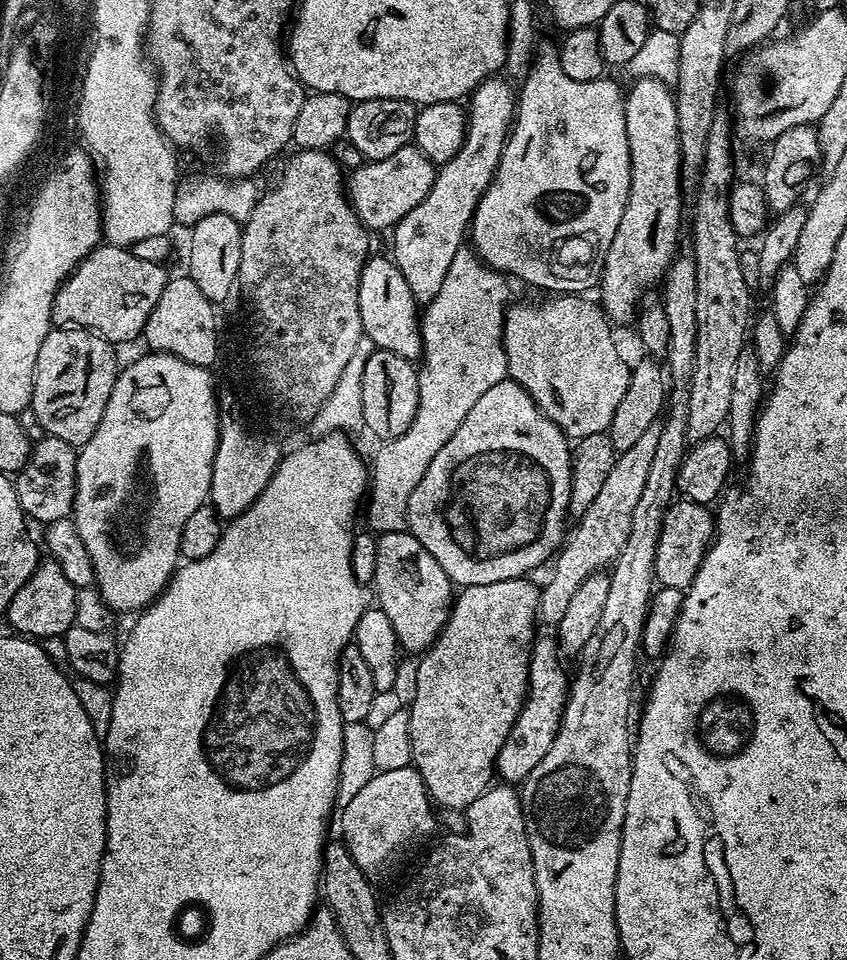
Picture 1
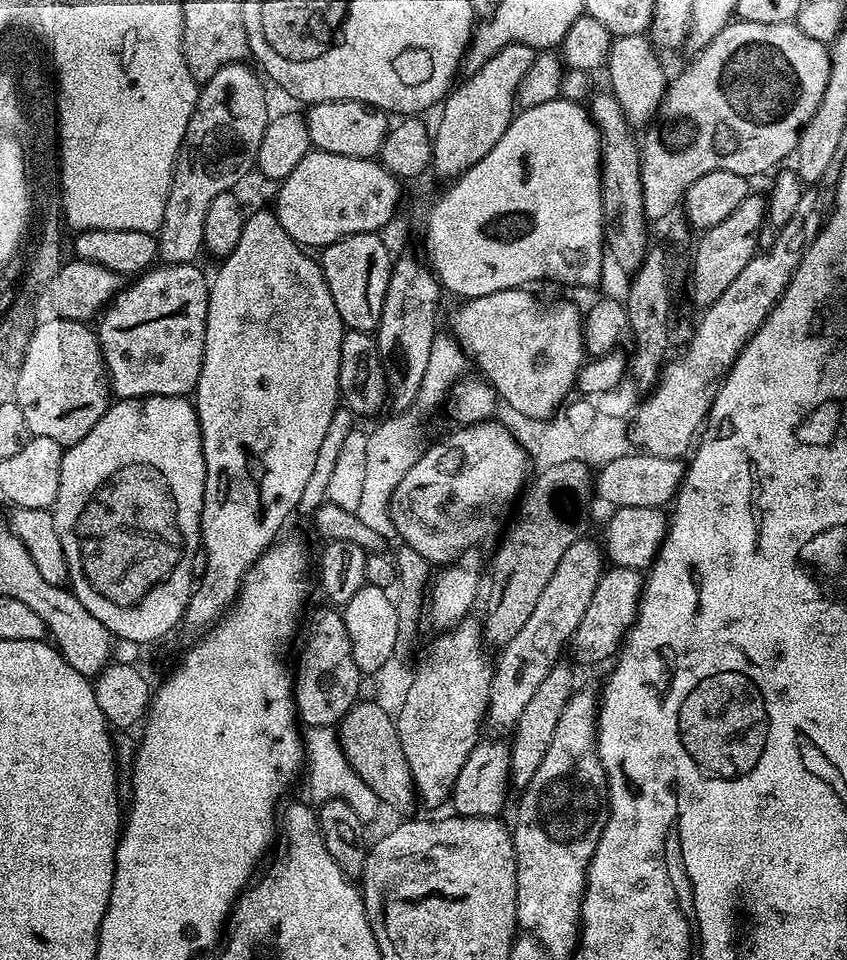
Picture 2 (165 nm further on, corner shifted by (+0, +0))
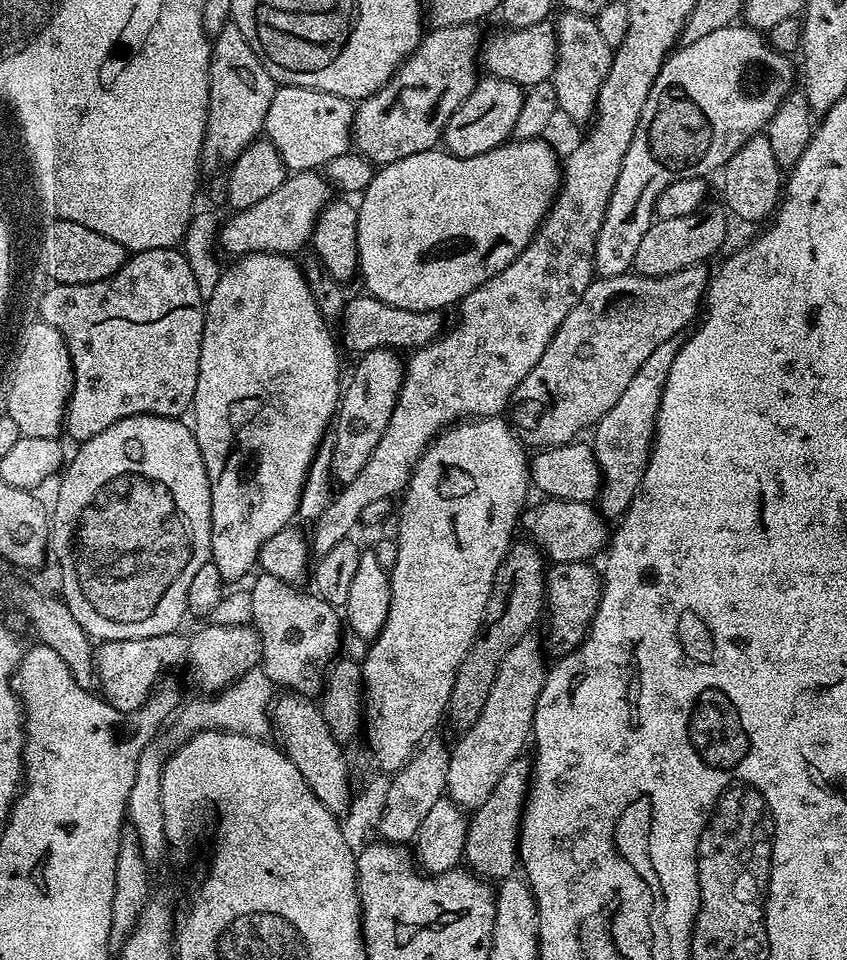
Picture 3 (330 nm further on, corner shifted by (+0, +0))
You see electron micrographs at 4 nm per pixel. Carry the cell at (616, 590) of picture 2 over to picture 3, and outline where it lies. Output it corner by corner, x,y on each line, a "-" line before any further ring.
579,560
574,563
552,564
545,573
545,599
548,611
552,616
550,620
550,650
555,659
560,659
572,653
585,636
588,635
588,626
592,623
596,606
600,602
600,590
602,587
602,576
599,571
592,569
591,563

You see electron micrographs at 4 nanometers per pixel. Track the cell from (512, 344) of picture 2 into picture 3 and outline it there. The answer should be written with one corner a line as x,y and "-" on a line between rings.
359,295
354,297
353,300
351,297
345,303
338,317
338,325
340,324
338,340
345,353
348,351
363,354
375,348
415,350
435,340
437,336
441,335
442,329
445,327
443,315
440,312
402,310
398,306
390,306
381,300
375,300
370,295

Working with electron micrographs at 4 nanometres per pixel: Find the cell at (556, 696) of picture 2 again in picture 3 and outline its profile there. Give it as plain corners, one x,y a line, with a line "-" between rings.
524,758
510,762
510,766
506,766
506,774
498,778
498,786
494,786
490,798
486,798
486,802
482,802
482,806
478,806
471,813
462,860
475,875
485,881
499,882
511,877
515,873
512,871
517,871
520,819
524,816
531,783
531,763

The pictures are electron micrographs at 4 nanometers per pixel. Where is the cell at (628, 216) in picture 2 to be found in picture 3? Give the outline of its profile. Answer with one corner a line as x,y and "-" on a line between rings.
567,10
559,14
561,16
554,20
556,65
551,78
556,107
566,112
571,123
587,125
596,115
596,99
602,90
602,82
606,82
614,50
602,38
593,17

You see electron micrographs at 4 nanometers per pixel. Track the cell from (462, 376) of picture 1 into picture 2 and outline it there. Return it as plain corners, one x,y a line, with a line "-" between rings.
438,334
434,338
434,346
430,346
430,359
426,366
426,374
422,377
422,386
418,386
418,394
414,405
415,410
404,410
399,414
394,414
396,416
384,421
376,429
367,433
366,475
363,477
362,498
359,499
358,508
354,514
358,518
358,522
362,522
362,526
368,527
369,530
374,530
374,534
378,534
381,538
396,536
396,527
390,518
390,498
394,494
398,482
402,482
402,478
406,478
406,470
410,470
410,466
414,466
414,462
418,462
422,451
422,443
420,444
420,416
416,411
432,412
443,400
445,403
449,399
452,389
460,383
462,377
467,373
464,372
467,368
470,368
470,360
464,349
460,347
460,343
451,335

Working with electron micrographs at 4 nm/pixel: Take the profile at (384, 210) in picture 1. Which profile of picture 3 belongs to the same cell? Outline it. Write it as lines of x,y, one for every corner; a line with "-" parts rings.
319,171
291,173
274,194
266,194
254,206
233,211
232,217
219,225
219,247
224,247
232,258
248,256
251,252
296,254
303,244
305,247
311,241
320,211
330,203
328,192
330,185

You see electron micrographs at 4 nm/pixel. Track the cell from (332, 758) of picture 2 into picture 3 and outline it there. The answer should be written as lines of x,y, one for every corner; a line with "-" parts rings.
260,666
251,668
230,687
211,696
197,696
183,701
167,723
166,733
159,735
150,746
150,760
166,760
167,756
182,747
199,732
225,731
242,733
255,740
267,739
272,732
270,711
276,696
276,686

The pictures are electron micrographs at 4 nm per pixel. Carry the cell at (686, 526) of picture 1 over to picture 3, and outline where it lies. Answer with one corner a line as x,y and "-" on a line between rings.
549,498
543,502
545,504
536,504
533,508
532,505
525,507
518,520
518,524
520,528
524,527
525,534
529,536
525,537
527,537
535,547
539,548
541,553
543,553
552,564
574,563
579,560
588,562
593,559
591,556
598,555
597,557
599,557
601,553
605,551
610,539
610,528
604,525
605,517
601,515
591,503
582,500
566,501

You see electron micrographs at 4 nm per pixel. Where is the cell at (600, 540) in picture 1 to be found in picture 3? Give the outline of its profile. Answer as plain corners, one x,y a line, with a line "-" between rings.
536,634
523,636
517,644
510,646
506,658
502,658
498,674
494,678
494,686
490,686
490,694
486,698
486,706
482,706
482,714
478,722
470,730
466,730
459,737
456,749
451,749
448,757
448,769
446,770
446,796
452,803
457,804
461,810
475,810
490,798
494,786
498,786
498,778
506,774
506,766
510,762
521,759
524,743
529,743
532,735
532,719
536,703
544,689
544,677
546,675
546,663
540,653
540,640

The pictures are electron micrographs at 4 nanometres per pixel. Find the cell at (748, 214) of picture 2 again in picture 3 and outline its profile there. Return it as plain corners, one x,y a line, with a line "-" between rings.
703,263
693,264
690,268
665,276
625,274
593,279
570,314
562,318
562,326
558,326
552,341
546,350
542,350
534,370
518,382
508,402
506,416
516,439
529,449
543,450
553,445
570,444
580,436
578,434
583,428
595,426
610,406
622,398
622,390
630,386
630,378
638,374
642,362
646,362
646,358
650,358
650,354
654,354
654,350
667,340
676,340
679,332
697,319
710,279
709,269
704,267

